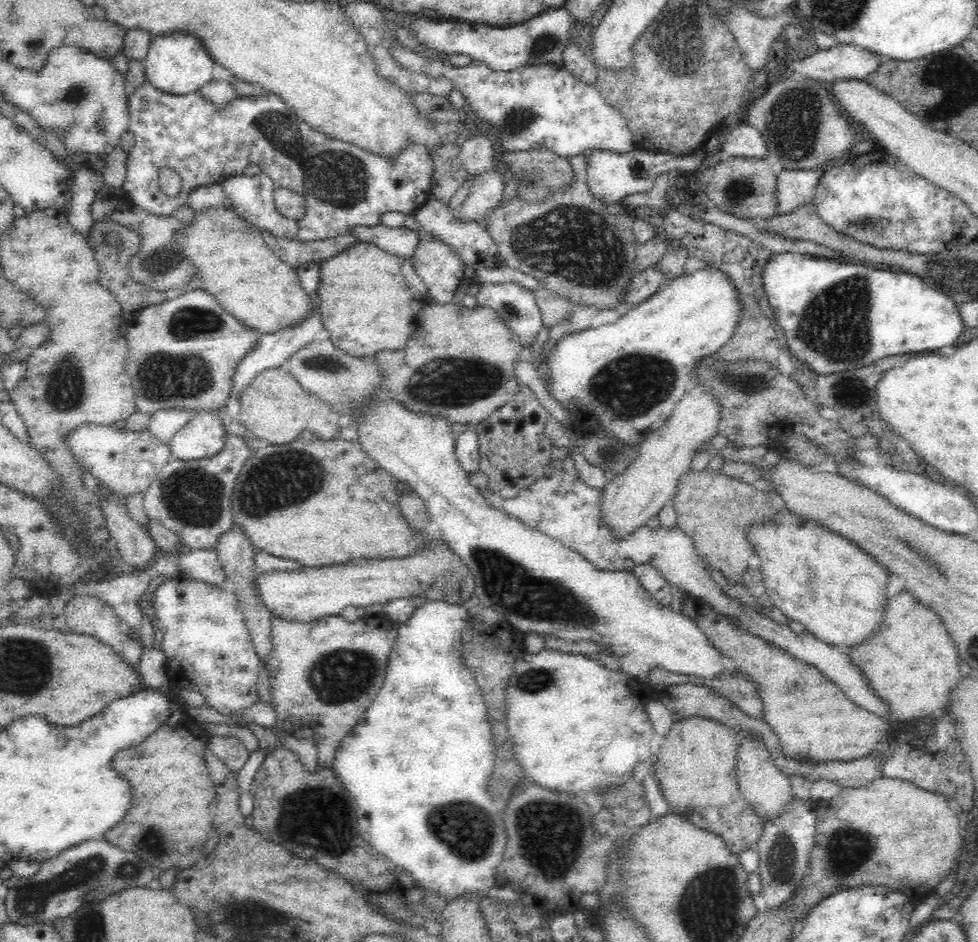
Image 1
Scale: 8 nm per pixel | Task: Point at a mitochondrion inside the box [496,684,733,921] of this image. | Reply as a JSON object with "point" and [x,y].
{"point":[541,838]}

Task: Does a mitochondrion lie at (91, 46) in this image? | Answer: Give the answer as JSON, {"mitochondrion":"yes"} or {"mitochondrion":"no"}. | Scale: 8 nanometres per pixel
{"mitochondrion":"no"}

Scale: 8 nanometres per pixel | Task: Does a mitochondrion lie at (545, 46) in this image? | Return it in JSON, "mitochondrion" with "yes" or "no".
{"mitochondrion":"yes"}

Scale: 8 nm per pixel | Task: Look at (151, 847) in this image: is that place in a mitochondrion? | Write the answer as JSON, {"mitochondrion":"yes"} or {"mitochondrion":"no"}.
{"mitochondrion":"yes"}

